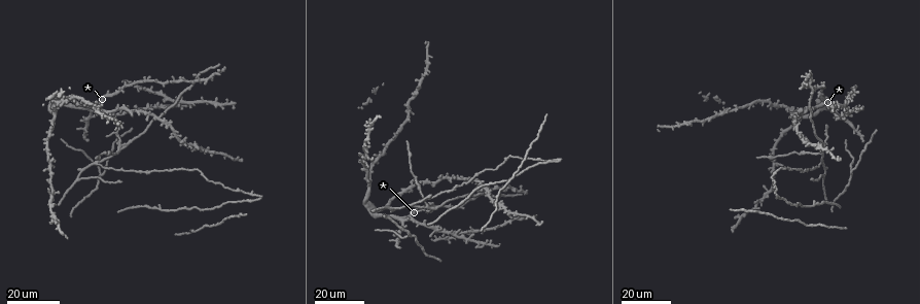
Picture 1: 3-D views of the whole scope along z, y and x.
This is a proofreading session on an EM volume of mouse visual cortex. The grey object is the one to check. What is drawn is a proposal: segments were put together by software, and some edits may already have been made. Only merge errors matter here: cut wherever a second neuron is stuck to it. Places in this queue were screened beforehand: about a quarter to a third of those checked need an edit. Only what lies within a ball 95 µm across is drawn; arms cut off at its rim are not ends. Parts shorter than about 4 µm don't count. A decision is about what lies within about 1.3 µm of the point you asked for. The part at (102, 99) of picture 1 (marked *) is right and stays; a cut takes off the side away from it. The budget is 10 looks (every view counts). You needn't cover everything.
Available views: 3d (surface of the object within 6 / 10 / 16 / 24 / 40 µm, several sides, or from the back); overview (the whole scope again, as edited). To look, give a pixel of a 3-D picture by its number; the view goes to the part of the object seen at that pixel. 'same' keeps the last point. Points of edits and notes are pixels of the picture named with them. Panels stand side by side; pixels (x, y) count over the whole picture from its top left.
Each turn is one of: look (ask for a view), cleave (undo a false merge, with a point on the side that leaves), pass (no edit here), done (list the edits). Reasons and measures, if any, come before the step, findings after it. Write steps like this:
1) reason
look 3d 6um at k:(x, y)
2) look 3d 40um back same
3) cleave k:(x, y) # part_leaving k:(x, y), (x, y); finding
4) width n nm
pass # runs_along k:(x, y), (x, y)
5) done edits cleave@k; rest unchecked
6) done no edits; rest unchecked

two arms in line, one across
look 3d 24um at 1:(93, 163)

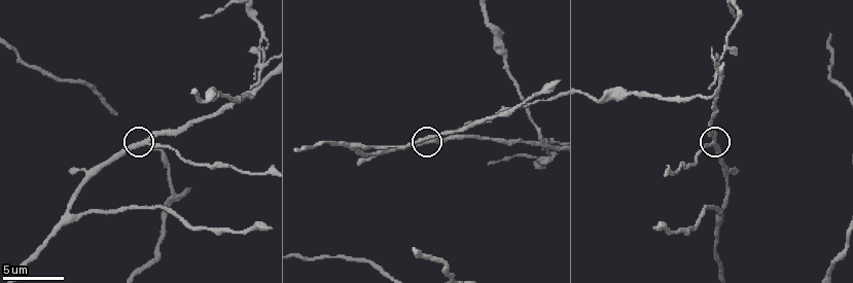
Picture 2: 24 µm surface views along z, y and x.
look 3d 10um at 2:(146, 141)

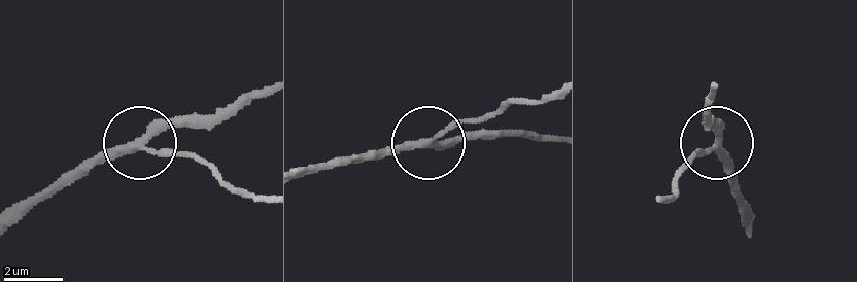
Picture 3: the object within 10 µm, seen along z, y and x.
arms 3
cleave 3:(169, 156) # part_leaving 3:(136, 147), (200, 156), (237, 188), (267, 199); two neurons meet here

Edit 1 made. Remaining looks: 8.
two arms in line, one across
look 3d 6um at 2:(362, 145)

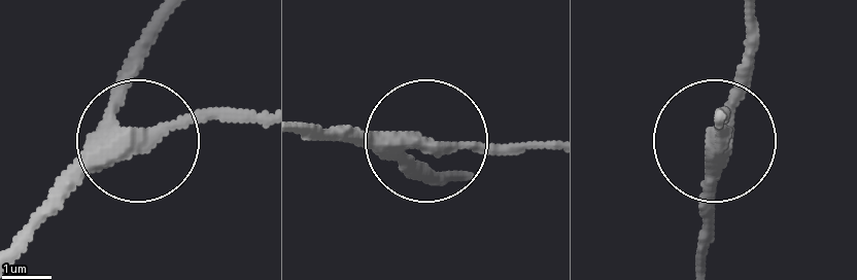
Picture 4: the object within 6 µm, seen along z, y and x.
arms 3
pass # runs_along 4:(170, 14), (129, 89), (129, 126), (145, 138), (255, 126); one neuron here

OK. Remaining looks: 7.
branch point
look 3d 6um at 2:(176, 197)

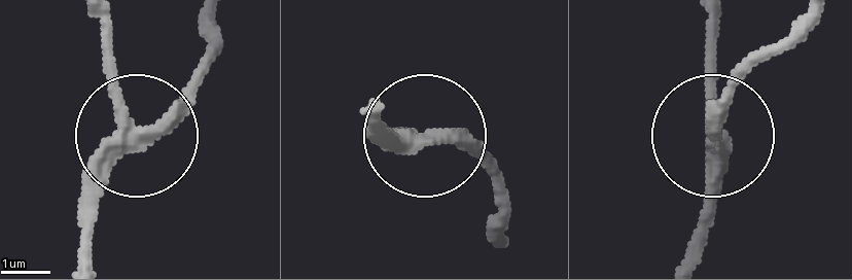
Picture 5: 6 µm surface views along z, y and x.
pass # one neuron here

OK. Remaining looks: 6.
looks like a crossing
look 3d 24um at 1:(198, 81)

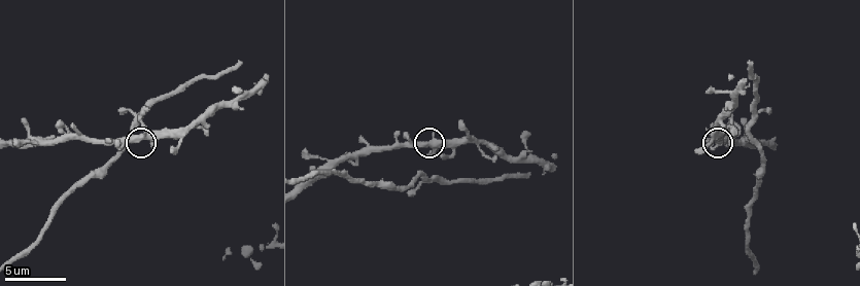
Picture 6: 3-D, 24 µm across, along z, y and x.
closer look
look 3d 10um at 6:(436, 147)

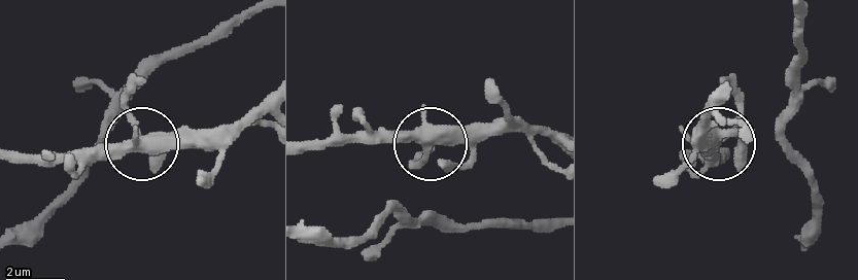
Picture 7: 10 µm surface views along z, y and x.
other side
look 3d 10um back at 7:(429, 147)

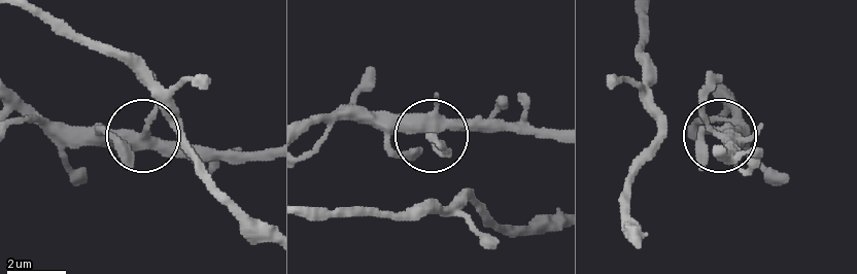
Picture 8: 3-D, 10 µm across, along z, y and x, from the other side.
pass # runs_along 8:(552, 139), (523, 132), (390, 132), (334, 117); continuous, no second neuron

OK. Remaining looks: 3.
four arms meet
look 3d 24um at 1:(407, 104)

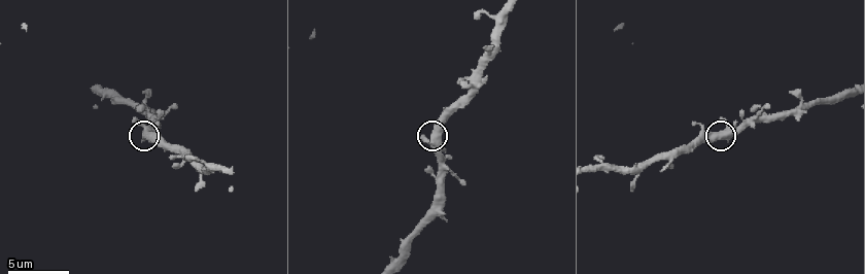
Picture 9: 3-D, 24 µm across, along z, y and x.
look 3d 10um at 9:(144, 129)

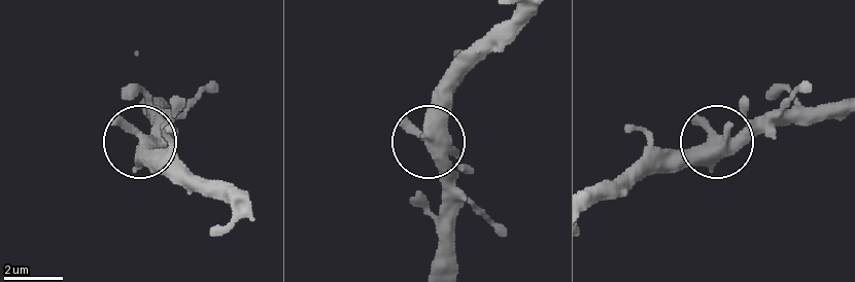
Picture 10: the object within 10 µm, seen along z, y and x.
pass # all the same neuron

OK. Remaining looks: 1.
done edits cleave@3; rest unchecked

